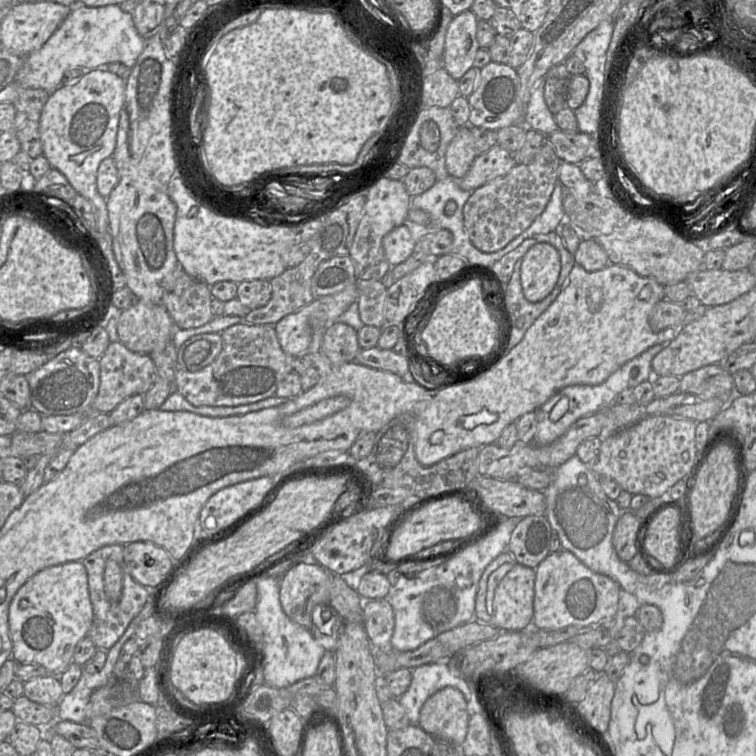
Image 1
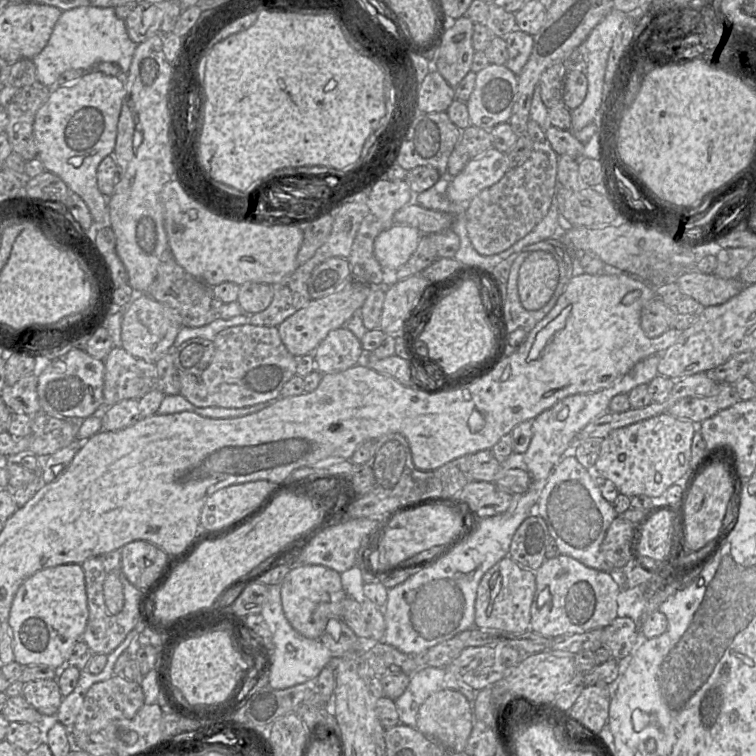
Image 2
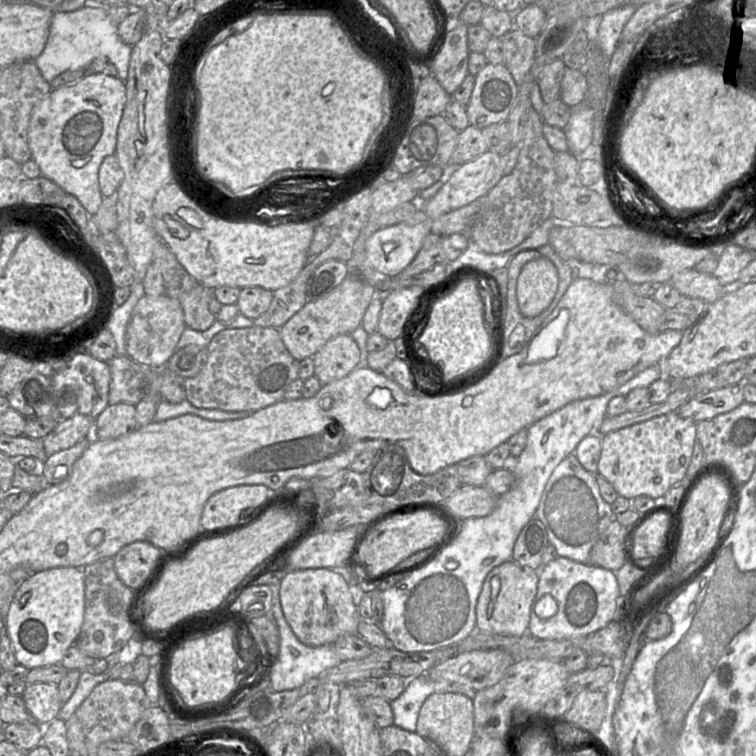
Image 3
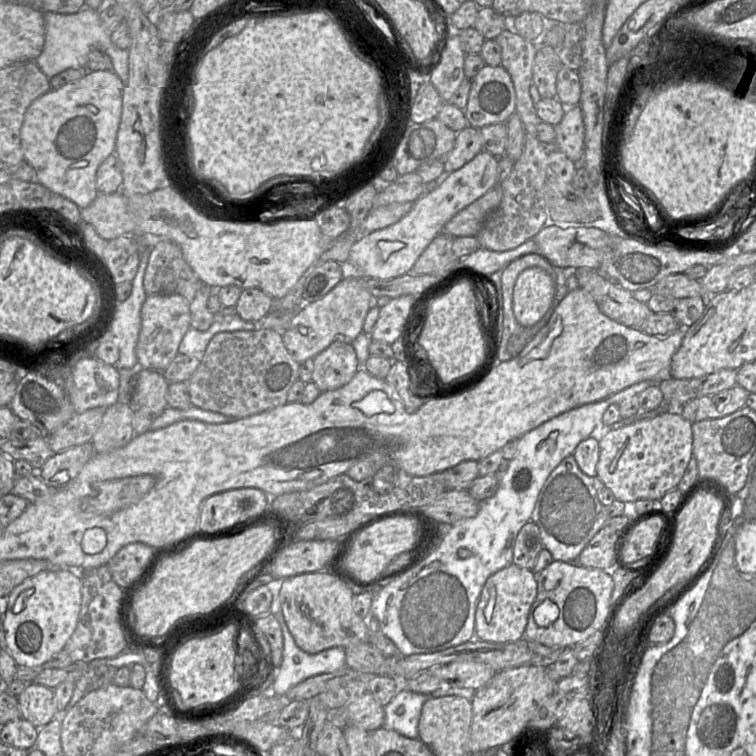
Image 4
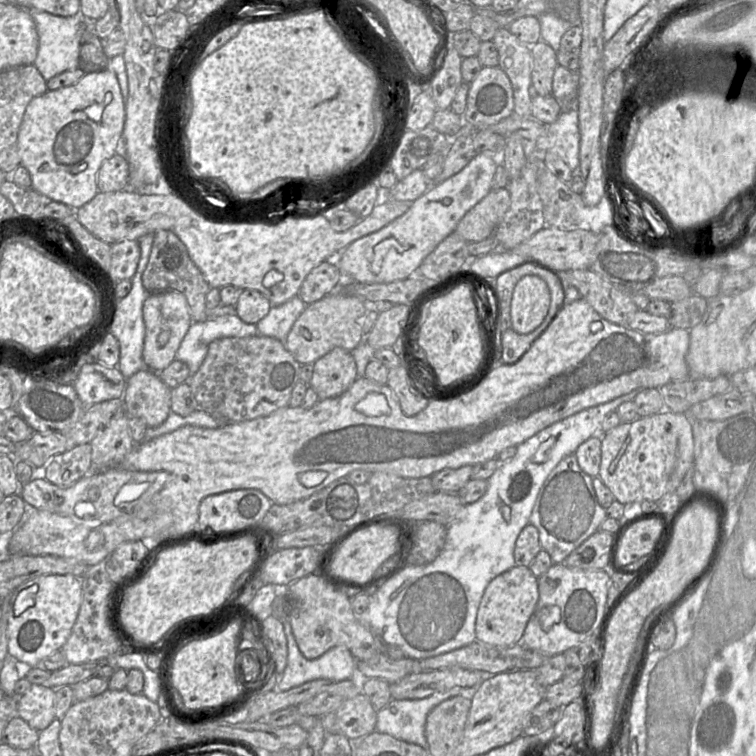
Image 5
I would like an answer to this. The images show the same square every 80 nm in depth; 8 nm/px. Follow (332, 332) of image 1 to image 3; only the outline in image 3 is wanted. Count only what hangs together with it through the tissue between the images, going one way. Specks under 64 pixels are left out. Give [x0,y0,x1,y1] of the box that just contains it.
[312,334,360,386]

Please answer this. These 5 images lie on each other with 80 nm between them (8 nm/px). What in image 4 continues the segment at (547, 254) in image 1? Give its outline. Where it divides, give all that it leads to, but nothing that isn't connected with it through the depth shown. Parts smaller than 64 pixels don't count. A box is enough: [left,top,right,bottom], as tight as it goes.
[513,269,555,327]

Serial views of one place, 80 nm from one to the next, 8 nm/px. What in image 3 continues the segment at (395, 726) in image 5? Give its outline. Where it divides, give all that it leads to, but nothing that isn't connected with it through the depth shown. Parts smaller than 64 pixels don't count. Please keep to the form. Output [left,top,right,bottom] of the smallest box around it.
[391,675,477,732]

